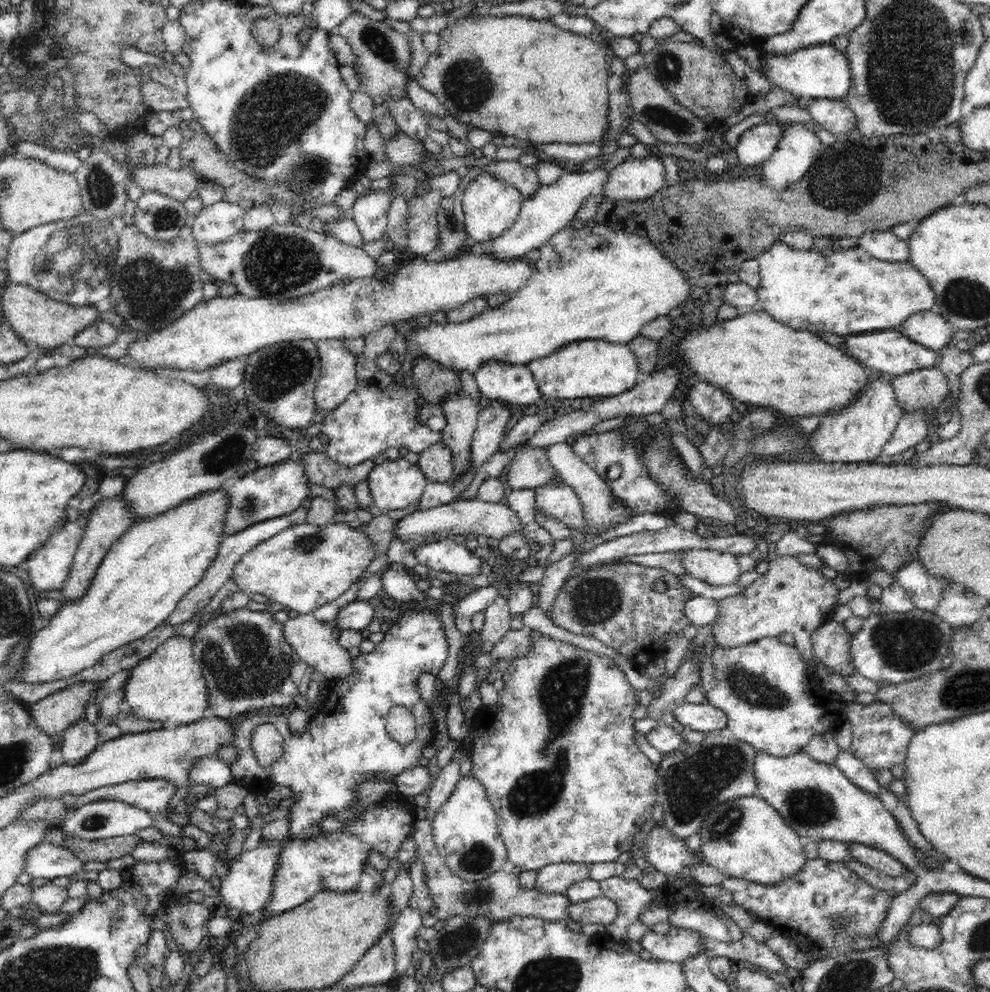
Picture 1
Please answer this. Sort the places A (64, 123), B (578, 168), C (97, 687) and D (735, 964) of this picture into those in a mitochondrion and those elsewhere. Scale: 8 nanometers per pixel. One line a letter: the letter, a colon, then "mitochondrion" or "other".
A: other
B: other
C: other
D: other

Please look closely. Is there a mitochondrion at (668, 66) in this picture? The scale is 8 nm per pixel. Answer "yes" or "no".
yes

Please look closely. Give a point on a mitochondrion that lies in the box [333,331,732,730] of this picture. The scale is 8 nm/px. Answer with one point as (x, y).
(595, 600)

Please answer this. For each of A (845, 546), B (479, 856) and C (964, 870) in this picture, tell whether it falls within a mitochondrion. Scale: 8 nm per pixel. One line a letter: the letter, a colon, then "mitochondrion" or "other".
A: other
B: mitochondrion
C: other

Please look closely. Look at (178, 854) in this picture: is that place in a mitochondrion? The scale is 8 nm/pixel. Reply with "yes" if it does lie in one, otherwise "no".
no

